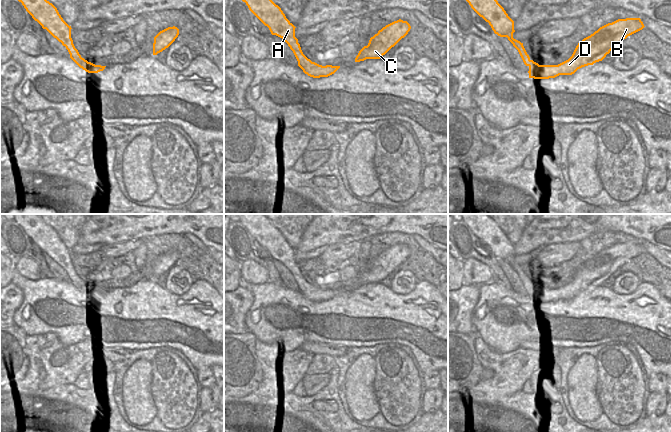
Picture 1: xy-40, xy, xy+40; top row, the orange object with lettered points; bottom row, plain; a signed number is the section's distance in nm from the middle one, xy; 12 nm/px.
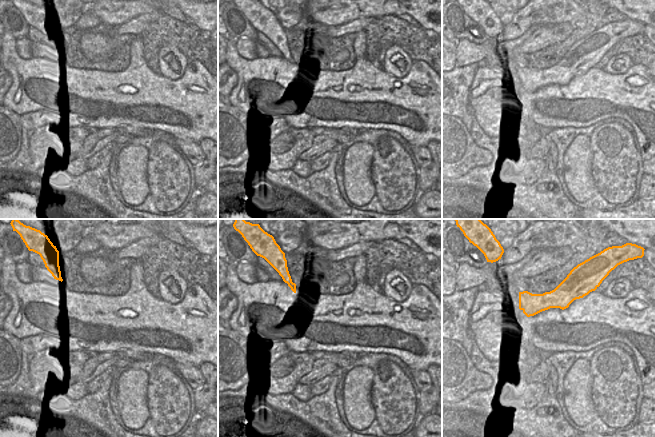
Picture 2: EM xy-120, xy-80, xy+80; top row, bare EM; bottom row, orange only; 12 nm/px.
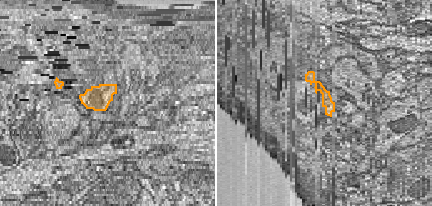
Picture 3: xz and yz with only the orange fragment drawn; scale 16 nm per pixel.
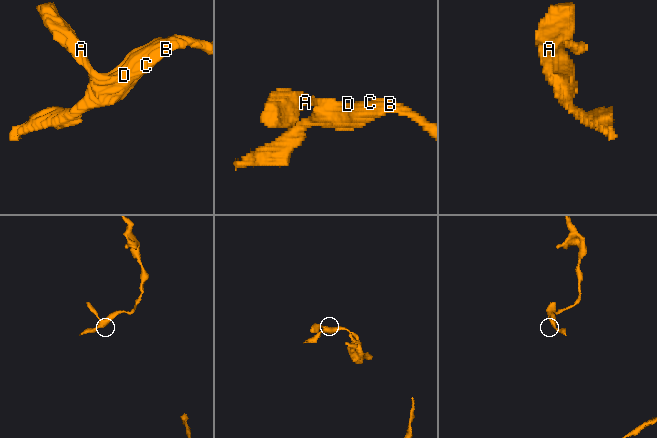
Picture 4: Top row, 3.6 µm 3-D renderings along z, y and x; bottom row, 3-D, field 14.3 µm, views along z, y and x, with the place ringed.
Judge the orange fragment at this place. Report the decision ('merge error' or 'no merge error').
no merge error

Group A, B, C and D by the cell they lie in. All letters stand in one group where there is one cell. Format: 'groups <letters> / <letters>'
groups A B C D

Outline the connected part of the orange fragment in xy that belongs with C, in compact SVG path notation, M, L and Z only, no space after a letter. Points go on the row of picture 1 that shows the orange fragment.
M401 19L394 21L370 38L367 46L364 46L355 58L355 62L366 59L380 59L392 47L394 47L410 31L411 26Z

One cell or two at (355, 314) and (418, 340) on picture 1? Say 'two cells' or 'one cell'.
one cell

